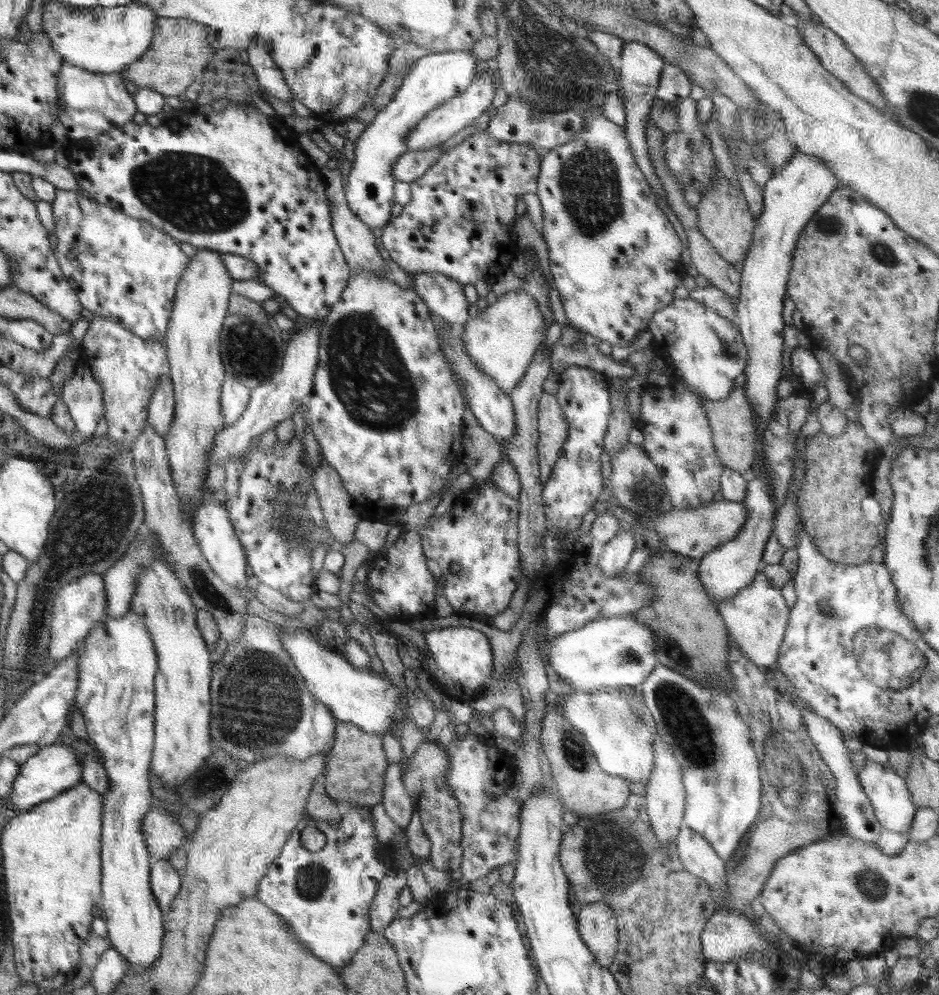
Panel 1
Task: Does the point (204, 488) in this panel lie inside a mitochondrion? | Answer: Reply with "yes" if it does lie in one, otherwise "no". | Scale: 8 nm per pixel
no

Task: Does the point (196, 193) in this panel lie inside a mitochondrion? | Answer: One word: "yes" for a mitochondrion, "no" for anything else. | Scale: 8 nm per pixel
yes

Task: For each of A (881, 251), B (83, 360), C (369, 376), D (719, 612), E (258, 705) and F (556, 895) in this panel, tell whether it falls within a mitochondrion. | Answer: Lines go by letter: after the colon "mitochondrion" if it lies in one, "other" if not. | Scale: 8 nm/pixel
A: mitochondrion
B: other
C: mitochondrion
D: other
E: mitochondrion
F: other

